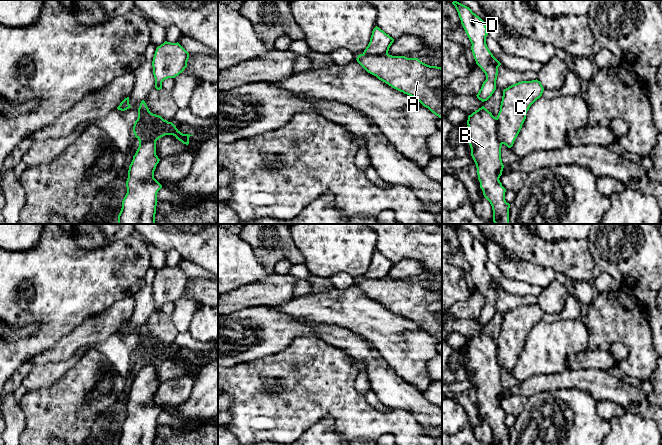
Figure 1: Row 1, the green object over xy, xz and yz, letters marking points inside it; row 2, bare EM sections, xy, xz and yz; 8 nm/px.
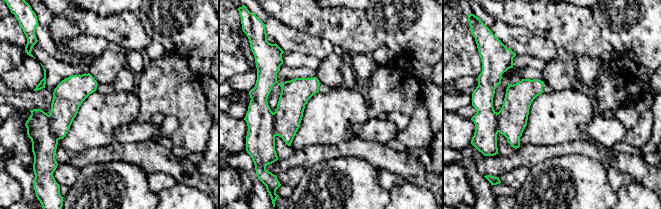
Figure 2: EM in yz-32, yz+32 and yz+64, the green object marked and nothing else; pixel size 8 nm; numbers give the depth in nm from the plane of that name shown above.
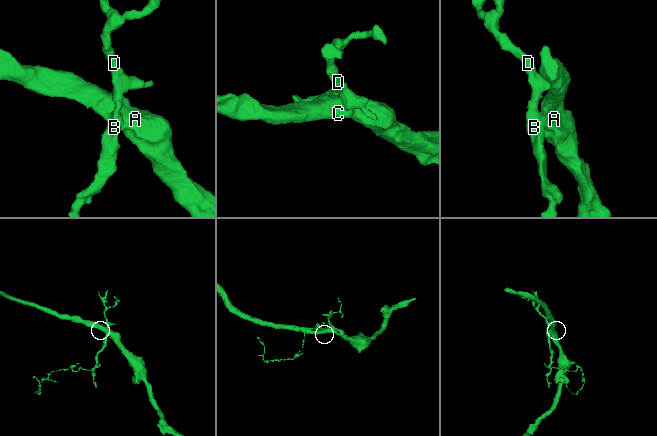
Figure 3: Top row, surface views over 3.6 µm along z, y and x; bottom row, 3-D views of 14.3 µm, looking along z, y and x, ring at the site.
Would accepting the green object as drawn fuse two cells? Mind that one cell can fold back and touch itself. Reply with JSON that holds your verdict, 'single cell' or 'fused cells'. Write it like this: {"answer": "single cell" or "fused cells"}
{"answer": "fused cells"}

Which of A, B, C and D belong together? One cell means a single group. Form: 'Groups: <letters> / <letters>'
Groups: A C / B D

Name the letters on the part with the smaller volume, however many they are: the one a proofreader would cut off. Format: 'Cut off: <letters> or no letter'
Cut off: B, D

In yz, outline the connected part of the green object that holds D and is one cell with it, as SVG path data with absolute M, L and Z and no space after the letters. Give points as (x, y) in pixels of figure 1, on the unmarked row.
M453 224L452 228L455 230L461 248L472 268L471 274L476 288L486 299L486 304L476 320L482 326L487 325L496 314L498 291L501 287L487 271L486 260L488 257L485 246L473 237L469 231L456 224Z

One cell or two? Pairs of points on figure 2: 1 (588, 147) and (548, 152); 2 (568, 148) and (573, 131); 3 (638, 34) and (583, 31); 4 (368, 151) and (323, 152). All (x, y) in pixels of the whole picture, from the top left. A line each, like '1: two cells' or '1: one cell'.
1: one cell
2: two cells
3: two cells
4: one cell

